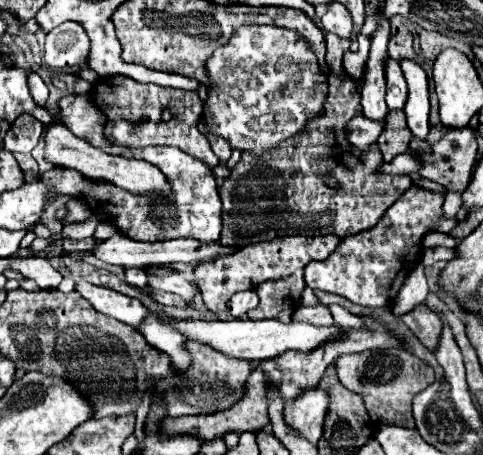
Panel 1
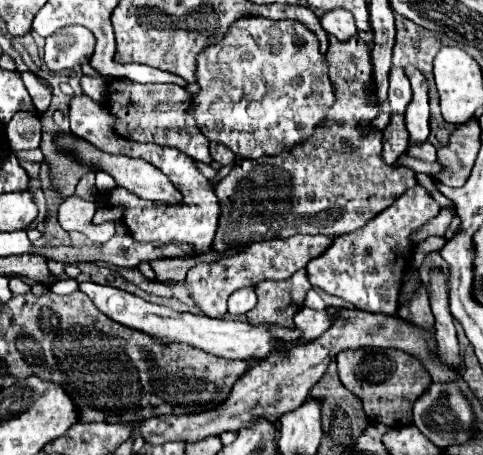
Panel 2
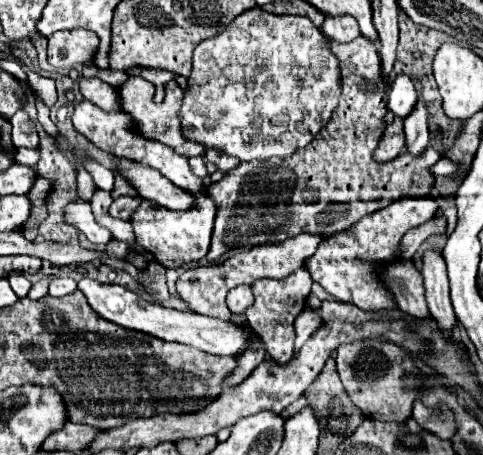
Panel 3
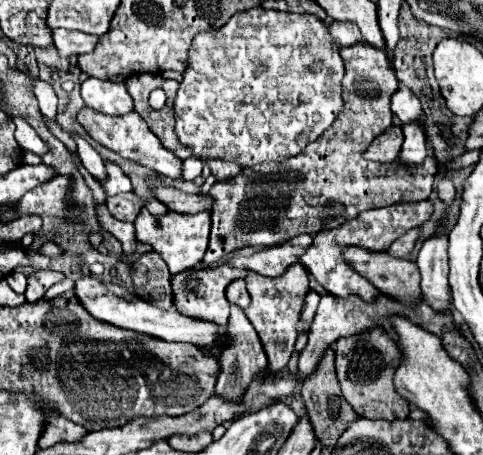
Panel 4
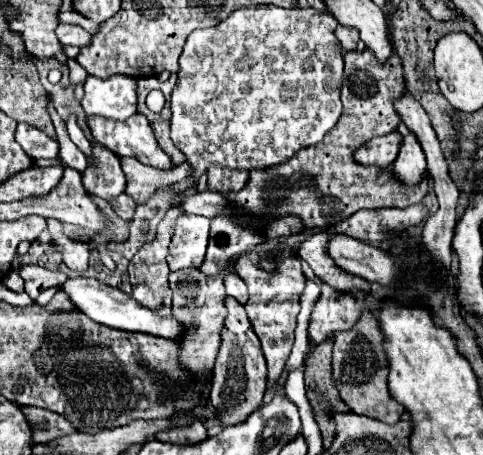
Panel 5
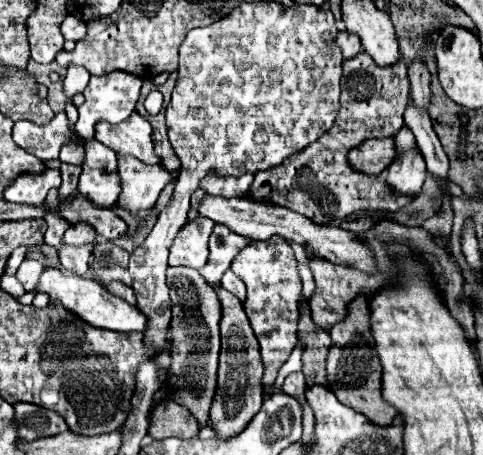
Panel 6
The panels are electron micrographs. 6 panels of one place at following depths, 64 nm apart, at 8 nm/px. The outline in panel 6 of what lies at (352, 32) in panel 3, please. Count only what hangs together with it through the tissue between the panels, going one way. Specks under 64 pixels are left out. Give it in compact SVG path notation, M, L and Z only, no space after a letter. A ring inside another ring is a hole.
M338 32L338 46L344 54L344 60L348 58L354 58L362 52L362 44L360 44L360 38L358 36L352 36L350 32Z

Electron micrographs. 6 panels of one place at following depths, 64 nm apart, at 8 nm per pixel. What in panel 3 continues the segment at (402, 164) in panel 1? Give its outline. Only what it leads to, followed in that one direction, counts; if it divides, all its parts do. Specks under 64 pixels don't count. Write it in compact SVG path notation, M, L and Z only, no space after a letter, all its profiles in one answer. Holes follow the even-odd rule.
M442 156L436 166L432 166L434 176L448 176L448 174L452 174L456 170L458 170L458 164L452 162L452 160L446 160L446 156Z

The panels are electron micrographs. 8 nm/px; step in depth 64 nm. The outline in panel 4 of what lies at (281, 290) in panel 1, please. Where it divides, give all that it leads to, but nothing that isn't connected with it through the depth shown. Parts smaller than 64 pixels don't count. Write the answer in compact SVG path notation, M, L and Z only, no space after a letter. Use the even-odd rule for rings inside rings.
M292 264L286 274L278 276L278 278L268 278L268 276L260 276L252 270L248 270L246 274L246 284L248 284L248 292L250 292L250 306L244 310L248 320L252 322L254 330L258 332L264 352L268 356L268 368L272 374L280 374L292 352L294 352L294 342L296 342L296 324L300 320L300 312L302 312L302 304L304 304L304 294L310 290L308 286L308 272L302 264Z

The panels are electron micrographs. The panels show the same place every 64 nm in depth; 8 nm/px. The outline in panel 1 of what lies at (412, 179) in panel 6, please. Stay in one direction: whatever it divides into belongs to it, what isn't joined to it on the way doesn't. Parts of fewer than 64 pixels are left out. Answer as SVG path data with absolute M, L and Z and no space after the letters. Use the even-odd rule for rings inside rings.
M402 60L400 62L404 78L408 82L408 104L404 106L406 122L414 138L426 138L428 136L428 78L426 72L416 64L414 60Z

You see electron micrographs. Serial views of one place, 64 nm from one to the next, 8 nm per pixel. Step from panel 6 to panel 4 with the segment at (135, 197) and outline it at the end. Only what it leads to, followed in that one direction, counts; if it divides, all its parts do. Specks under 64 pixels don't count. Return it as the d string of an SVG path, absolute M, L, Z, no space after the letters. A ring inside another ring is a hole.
M192 158L184 160L184 164L182 164L182 176L184 176L184 180L194 180L196 176L200 176L202 166L204 164L200 160L192 160Z

